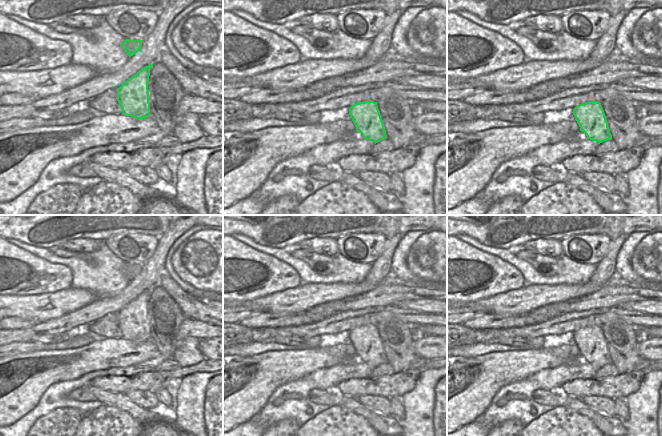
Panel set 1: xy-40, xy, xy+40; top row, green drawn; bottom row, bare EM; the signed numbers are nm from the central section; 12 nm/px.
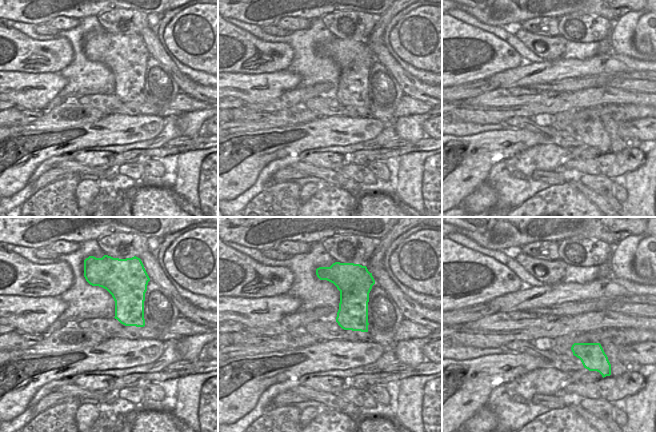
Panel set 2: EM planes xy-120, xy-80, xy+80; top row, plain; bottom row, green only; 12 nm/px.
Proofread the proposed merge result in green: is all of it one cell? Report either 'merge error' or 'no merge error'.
no merge error

